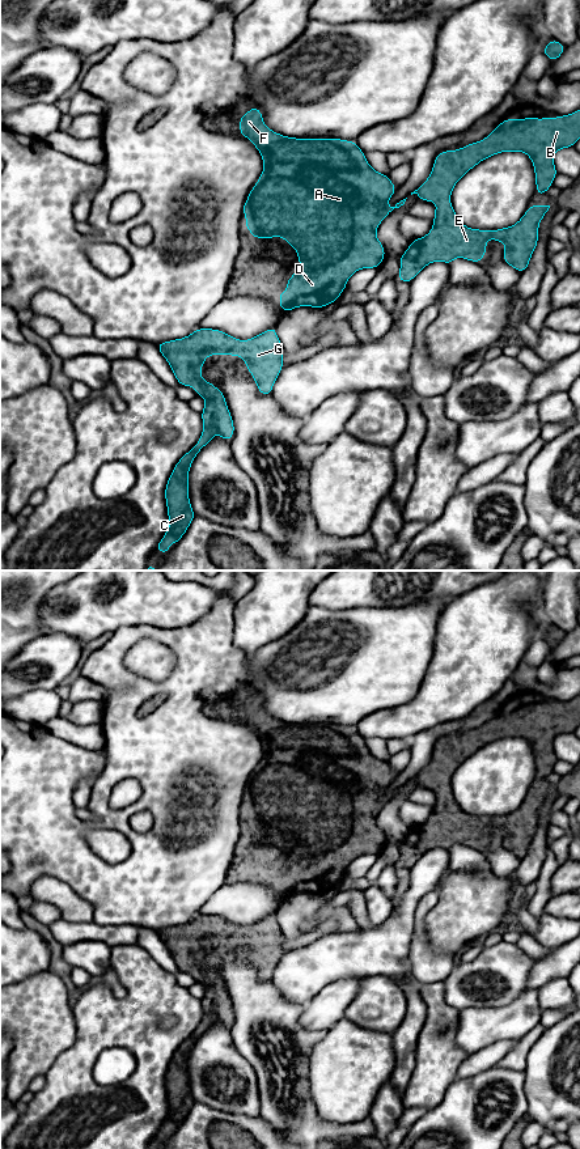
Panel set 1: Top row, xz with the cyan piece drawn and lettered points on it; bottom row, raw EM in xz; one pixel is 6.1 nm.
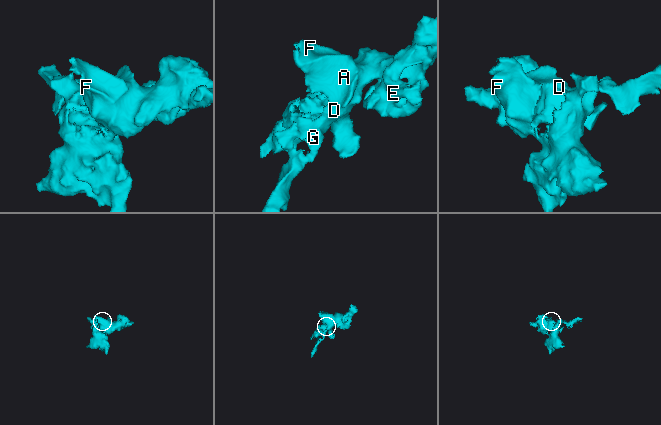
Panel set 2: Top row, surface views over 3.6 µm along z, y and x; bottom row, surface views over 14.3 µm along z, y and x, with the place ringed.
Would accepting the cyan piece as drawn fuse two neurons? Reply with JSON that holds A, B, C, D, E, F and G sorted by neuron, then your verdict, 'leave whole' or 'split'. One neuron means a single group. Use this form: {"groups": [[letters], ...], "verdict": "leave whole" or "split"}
{"groups": [["A", "B", "C", "D", "E", "F", "G"]], "verdict": "leave whole"}

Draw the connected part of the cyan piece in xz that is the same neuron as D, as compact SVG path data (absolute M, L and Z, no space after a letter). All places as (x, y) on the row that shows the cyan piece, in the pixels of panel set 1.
M257 106L238 122L238 132L254 144L263 160L263 173L242 208L245 226L254 238L283 237L299 250L300 268L287 280L287 291L278 294L278 305L284 313L300 306L322 309L338 300L356 271L381 264L385 249L376 237L377 228L406 199L394 207L386 204L398 187L368 164L356 141L287 137L264 124Z

